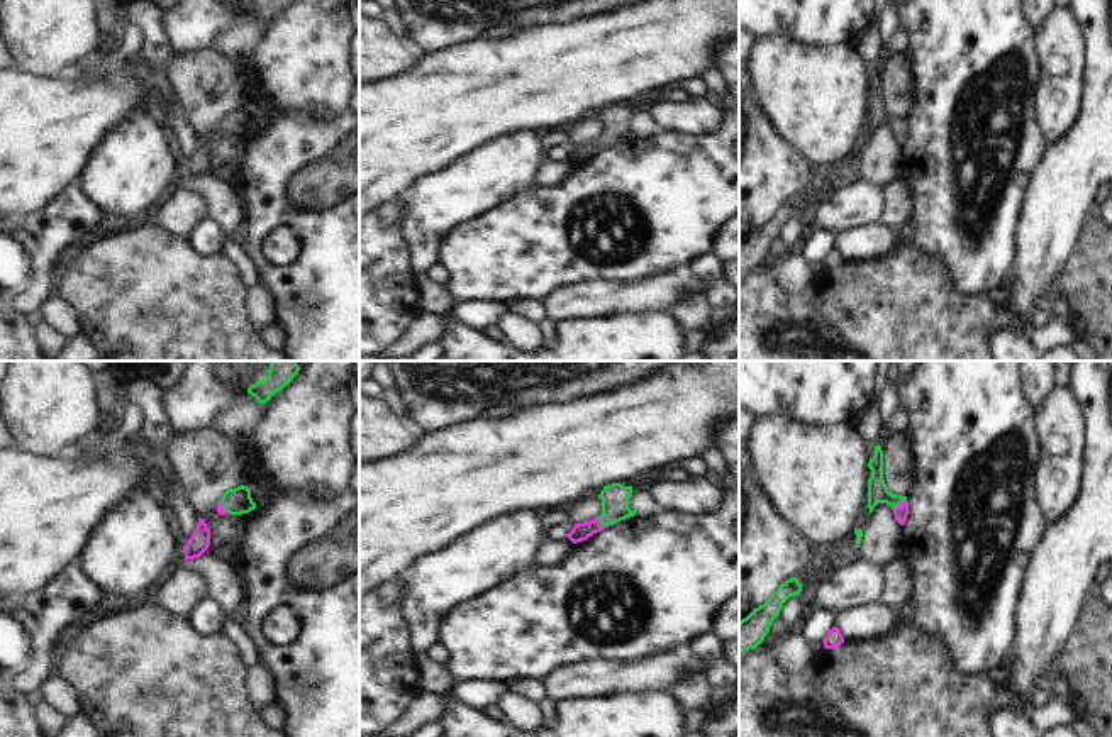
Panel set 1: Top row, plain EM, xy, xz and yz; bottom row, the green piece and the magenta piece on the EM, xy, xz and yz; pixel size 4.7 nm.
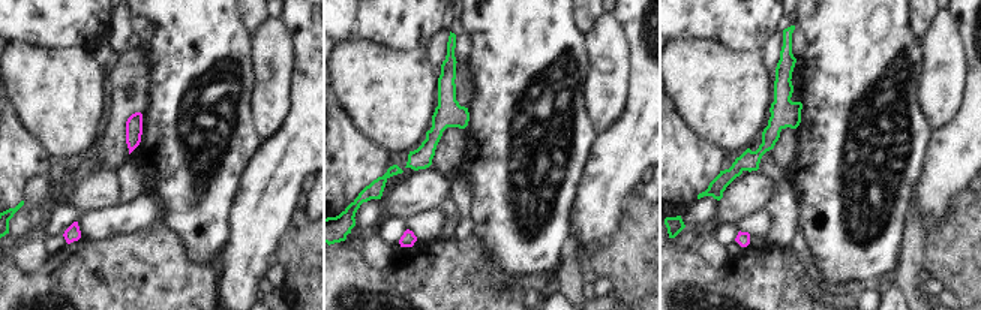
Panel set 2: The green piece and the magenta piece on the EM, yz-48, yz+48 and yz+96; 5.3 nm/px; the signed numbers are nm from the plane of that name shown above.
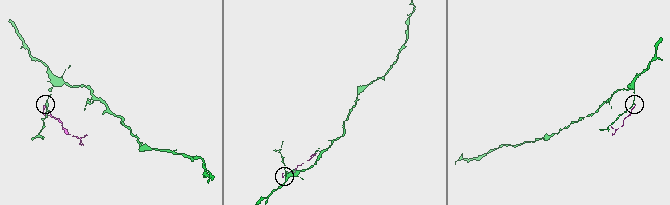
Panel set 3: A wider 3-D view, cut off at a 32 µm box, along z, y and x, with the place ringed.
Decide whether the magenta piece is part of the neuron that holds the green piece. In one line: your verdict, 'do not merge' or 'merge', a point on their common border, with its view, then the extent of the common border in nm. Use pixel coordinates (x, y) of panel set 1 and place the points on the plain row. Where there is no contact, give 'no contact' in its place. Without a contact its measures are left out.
merge; contact yz (899, 126); length 90 nm

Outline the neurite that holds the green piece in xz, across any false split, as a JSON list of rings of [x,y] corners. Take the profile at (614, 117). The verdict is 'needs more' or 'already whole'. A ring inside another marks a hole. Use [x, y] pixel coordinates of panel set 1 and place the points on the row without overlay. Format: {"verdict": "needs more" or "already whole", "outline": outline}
{"verdict": "needs more", "outline": [[[612,103],[603,107],[598,119],[602,120],[602,134],[583,144],[575,144],[573,151],[564,154],[573,164],[587,161],[593,154],[614,146],[620,141],[634,137],[637,132],[629,129],[629,119],[632,115],[632,107],[624,107],[620,103]]]}

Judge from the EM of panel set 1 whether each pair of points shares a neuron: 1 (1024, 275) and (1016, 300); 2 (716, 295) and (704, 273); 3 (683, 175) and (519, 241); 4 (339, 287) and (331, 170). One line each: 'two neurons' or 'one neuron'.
1: one neuron
2: one neuron
3: one neuron
4: two neurons

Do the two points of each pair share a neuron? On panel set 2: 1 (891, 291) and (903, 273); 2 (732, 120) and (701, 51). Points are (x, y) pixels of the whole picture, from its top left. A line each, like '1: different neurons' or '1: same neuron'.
1: different neurons
2: same neuron

